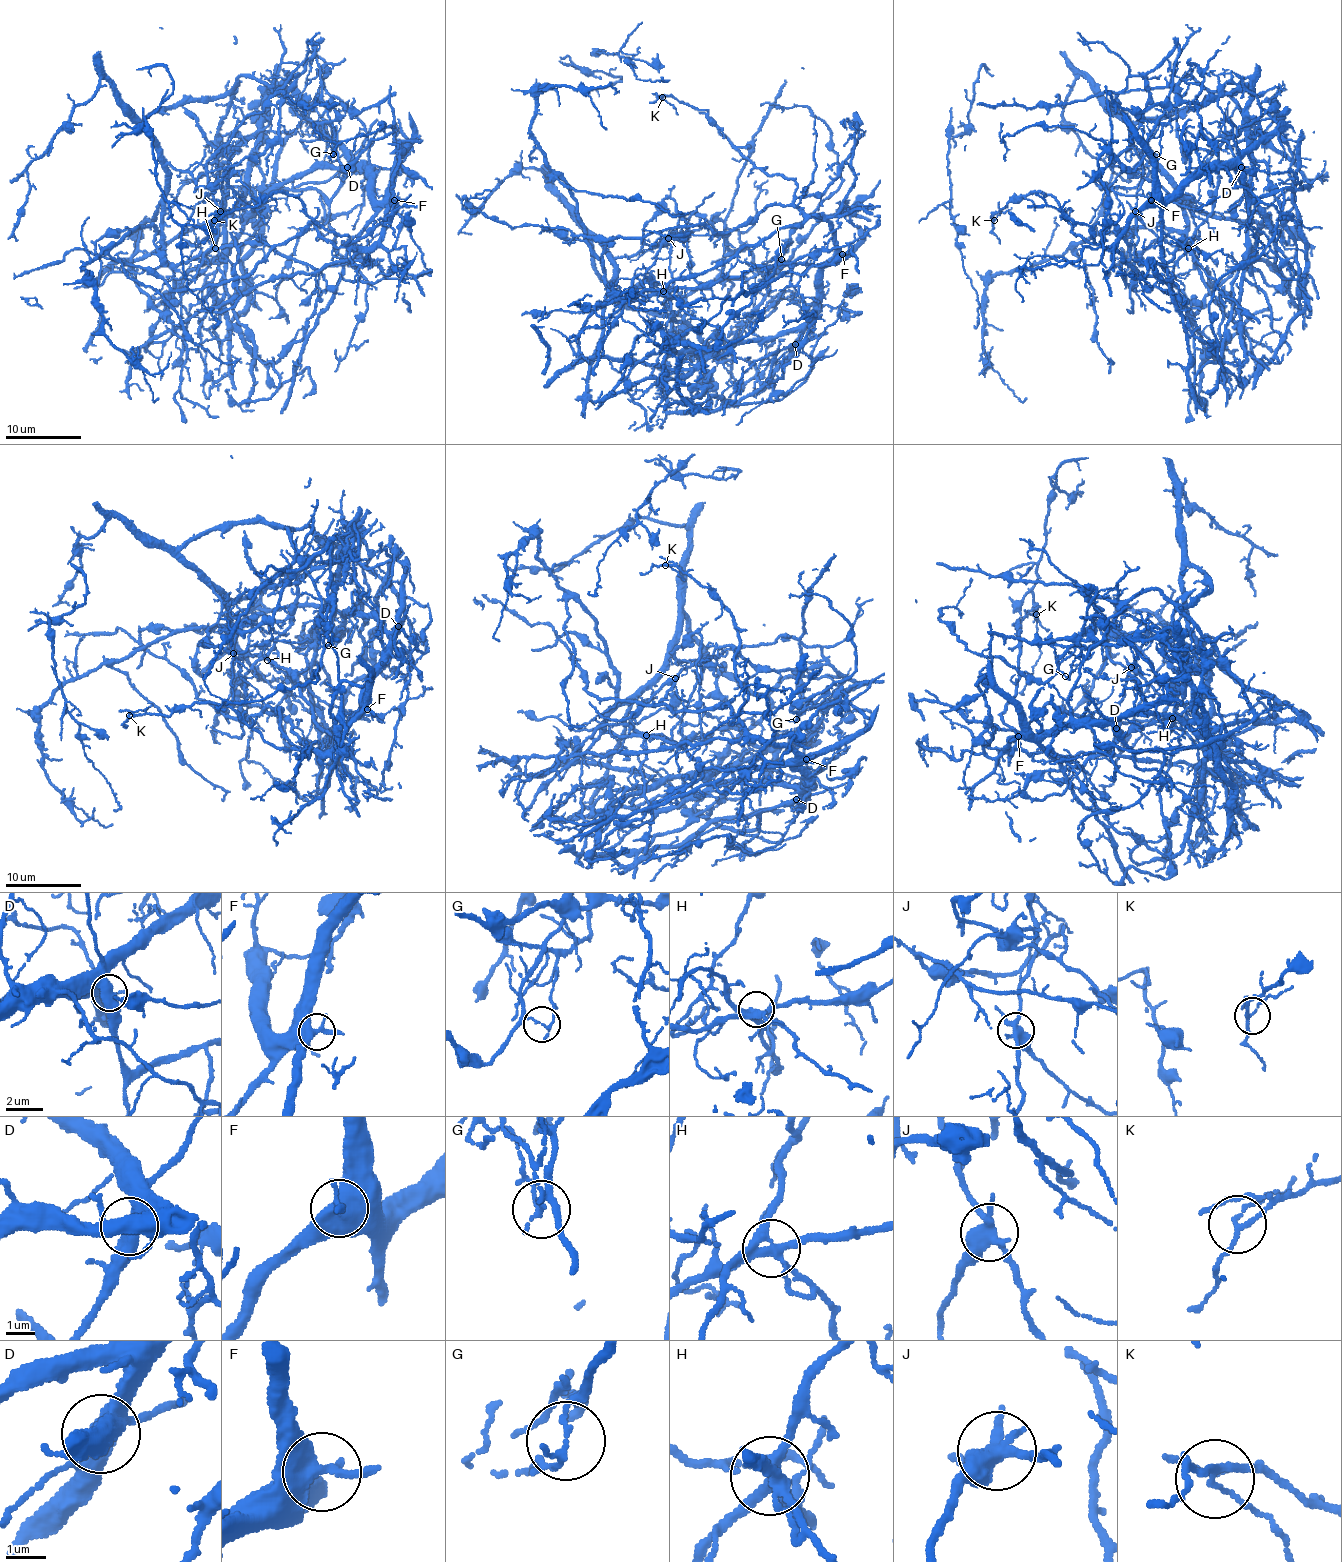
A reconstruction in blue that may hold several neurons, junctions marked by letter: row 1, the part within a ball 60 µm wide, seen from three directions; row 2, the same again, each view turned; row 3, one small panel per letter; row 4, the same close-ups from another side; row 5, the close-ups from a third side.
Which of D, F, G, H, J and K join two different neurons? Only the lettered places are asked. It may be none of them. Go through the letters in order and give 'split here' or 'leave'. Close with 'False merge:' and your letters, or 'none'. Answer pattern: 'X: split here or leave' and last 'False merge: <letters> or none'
D: split here
F: leave
G: split here
H: split here
J: split here
K: leave
False merge: D, G, H, J

